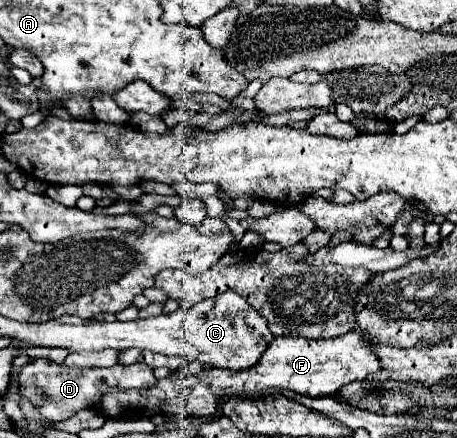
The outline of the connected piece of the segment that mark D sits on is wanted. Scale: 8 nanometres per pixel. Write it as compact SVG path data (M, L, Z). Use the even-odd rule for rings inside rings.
M31 359L19 373L19 391L23 397L27 397L33 407L43 415L47 421L65 421L73 417L77 411L83 411L91 407L93 403L101 401L103 393L109 389L145 389L153 387L157 379L153 377L153 369L145 365L113 365L109 369L67 369L63 365L57 365L49 359ZM41 393L49 397L47 403L41 403Z

